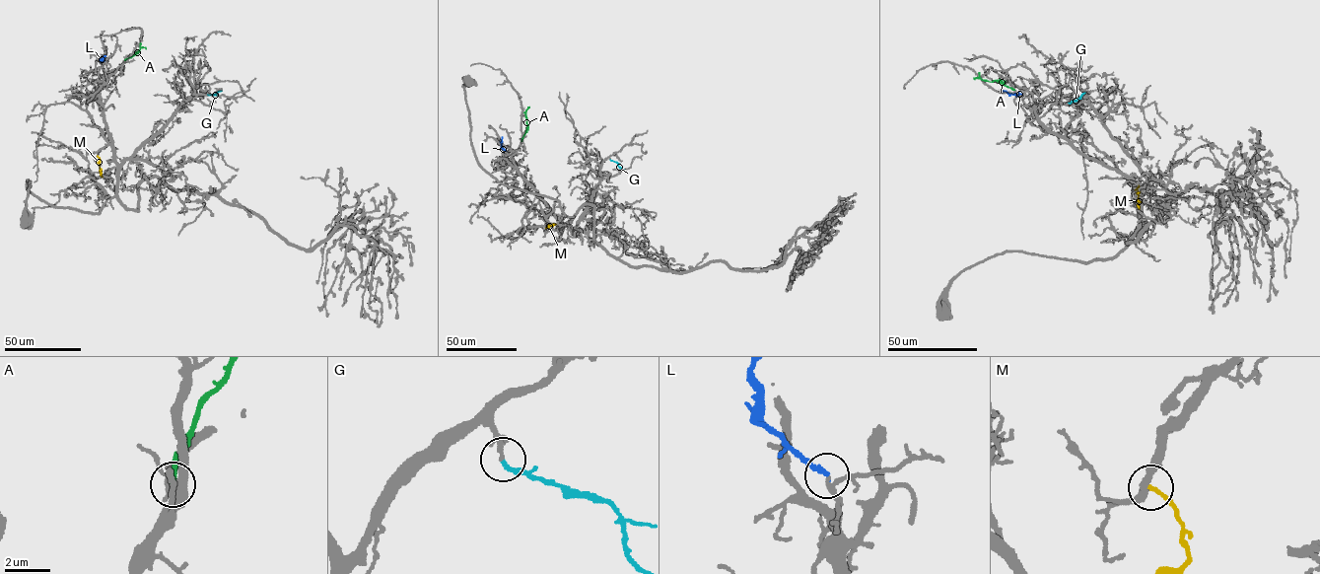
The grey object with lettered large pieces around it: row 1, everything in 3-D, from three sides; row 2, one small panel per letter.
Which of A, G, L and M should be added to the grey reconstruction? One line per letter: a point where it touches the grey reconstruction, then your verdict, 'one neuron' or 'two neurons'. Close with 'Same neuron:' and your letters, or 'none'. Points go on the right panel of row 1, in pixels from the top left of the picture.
A: meets grey at (1014, 89); two neurons
G: meets grey at (1068, 103); one neuron
L: meets grey at (1021, 94); one neuron
M: meets grey at (1139, 185); two neurons
Same neuron: G, L

